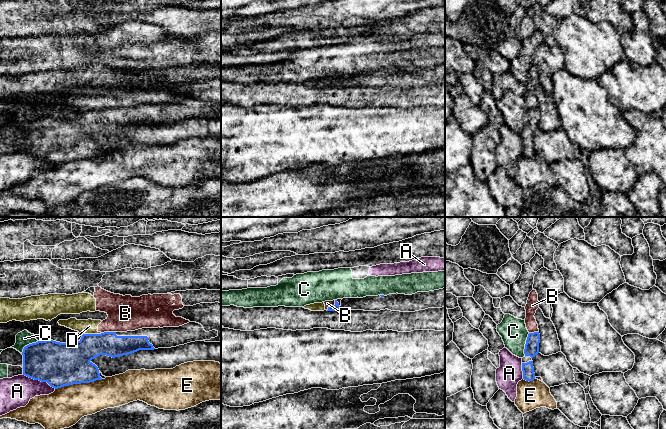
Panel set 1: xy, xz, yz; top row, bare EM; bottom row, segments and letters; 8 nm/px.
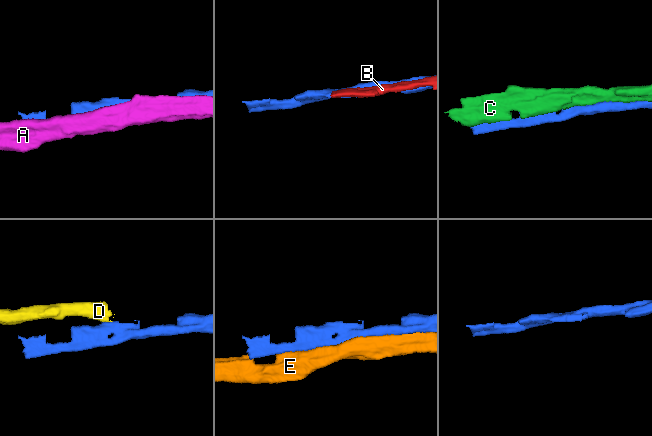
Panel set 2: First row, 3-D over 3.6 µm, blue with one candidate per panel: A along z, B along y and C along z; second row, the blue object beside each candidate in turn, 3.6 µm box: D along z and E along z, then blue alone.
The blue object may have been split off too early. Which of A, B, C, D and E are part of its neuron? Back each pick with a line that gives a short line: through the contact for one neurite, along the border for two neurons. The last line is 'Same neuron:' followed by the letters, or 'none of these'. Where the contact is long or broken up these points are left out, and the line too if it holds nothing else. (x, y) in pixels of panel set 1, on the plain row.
Same neuron: none of these

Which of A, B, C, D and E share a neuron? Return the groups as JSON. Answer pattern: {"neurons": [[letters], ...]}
{"neurons": [["A"], ["B", "D"], ["C"], ["E"]]}

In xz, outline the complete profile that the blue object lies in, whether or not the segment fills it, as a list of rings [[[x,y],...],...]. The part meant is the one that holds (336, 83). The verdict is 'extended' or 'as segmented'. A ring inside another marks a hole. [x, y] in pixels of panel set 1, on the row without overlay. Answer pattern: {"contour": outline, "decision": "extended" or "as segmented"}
{"contour": [[[445,64],[429,68],[417,68],[412,71],[396,69],[387,72],[343,74],[340,80],[335,76],[335,81],[329,82],[327,87],[380,87],[388,85],[391,87],[415,88],[428,84],[442,83],[445,83]]], "decision": "extended"}

